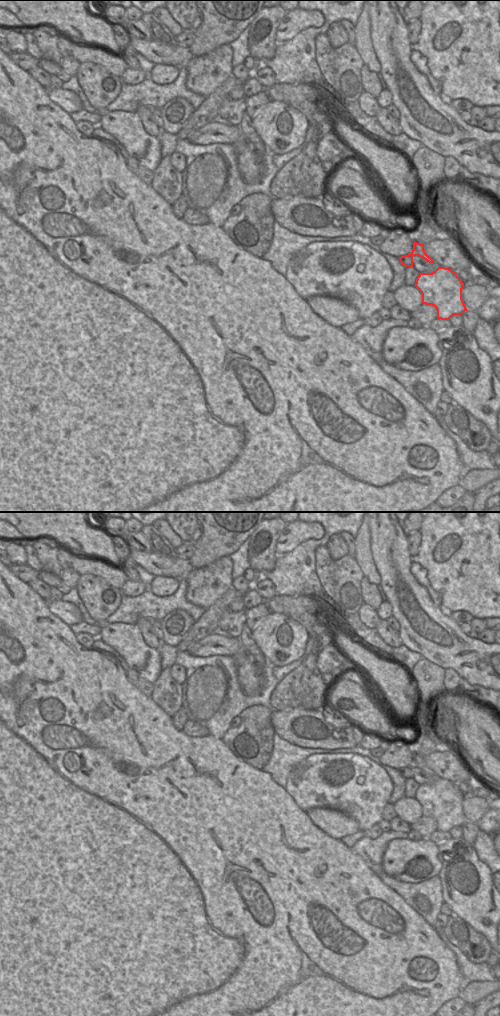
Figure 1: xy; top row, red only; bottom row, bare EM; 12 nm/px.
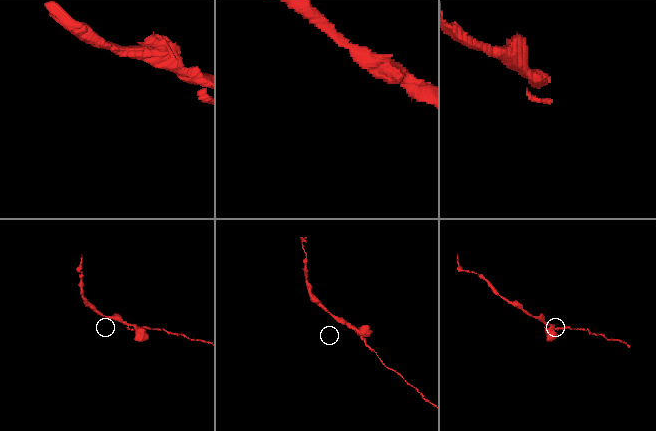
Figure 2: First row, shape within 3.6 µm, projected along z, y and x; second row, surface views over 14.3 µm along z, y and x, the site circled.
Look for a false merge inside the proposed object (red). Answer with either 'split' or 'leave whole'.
split

